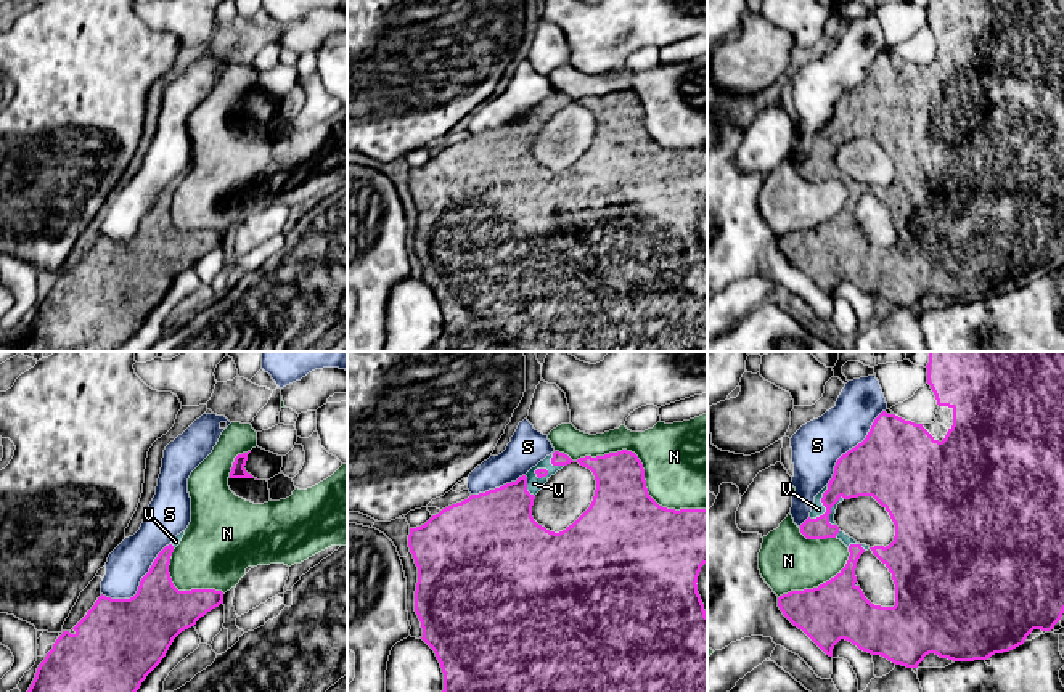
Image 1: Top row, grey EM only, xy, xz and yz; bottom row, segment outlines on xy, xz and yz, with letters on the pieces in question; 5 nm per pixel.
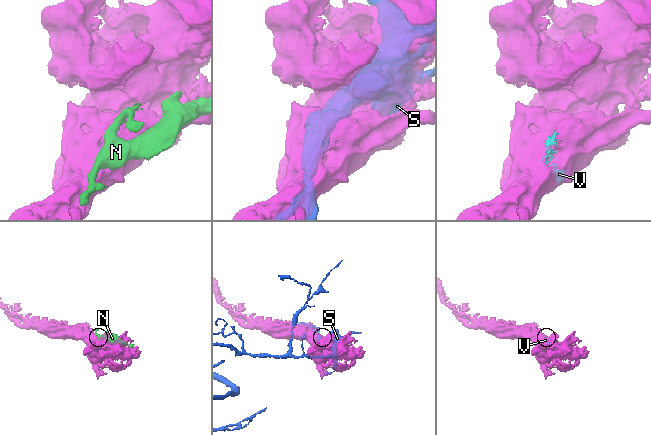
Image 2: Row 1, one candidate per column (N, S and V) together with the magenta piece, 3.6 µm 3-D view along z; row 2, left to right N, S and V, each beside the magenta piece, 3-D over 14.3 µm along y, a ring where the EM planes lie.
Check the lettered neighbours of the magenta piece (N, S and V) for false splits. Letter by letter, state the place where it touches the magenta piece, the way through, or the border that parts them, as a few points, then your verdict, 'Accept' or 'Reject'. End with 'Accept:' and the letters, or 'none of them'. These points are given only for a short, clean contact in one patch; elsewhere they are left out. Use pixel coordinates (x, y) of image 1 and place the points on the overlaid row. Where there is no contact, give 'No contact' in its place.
N: Touches magenta at xz (643, 474). Reject
S: Touches magenta at xy (140, 585). Reject
V: Touches magenta at yz (823, 504). Accept
Accept: V

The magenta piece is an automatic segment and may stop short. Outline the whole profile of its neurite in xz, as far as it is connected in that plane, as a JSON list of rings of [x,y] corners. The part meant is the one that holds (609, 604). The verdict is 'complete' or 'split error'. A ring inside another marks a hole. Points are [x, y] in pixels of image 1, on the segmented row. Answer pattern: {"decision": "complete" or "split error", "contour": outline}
{"decision": "split error", "contour": [[[622,450],[575,461],[593,472],[595,496],[572,525],[555,533],[534,520],[532,506],[548,478],[571,462],[574,461],[567,454],[555,451],[516,482],[471,495],[442,509],[424,525],[410,528],[408,547],[418,567],[415,612],[423,628],[421,639],[440,663],[442,692],[707,692],[707,615],[696,584],[701,567],[707,564],[707,507],[675,511],[659,506],[648,493],[641,461],[635,453]]]}

